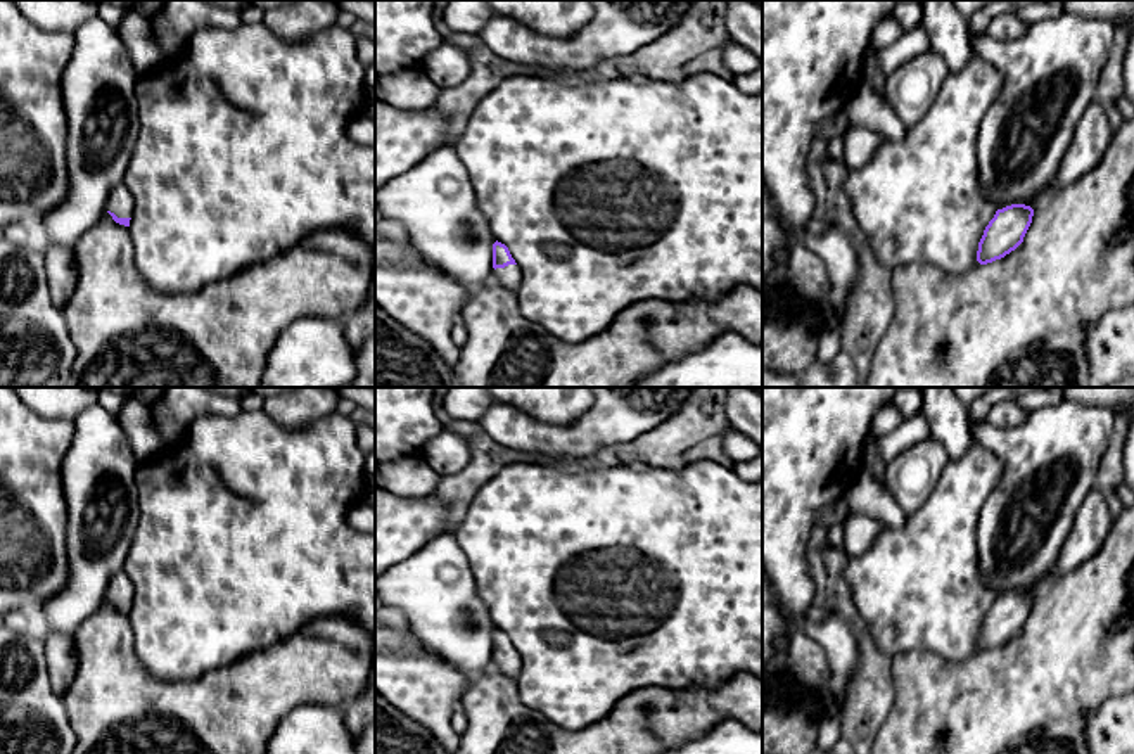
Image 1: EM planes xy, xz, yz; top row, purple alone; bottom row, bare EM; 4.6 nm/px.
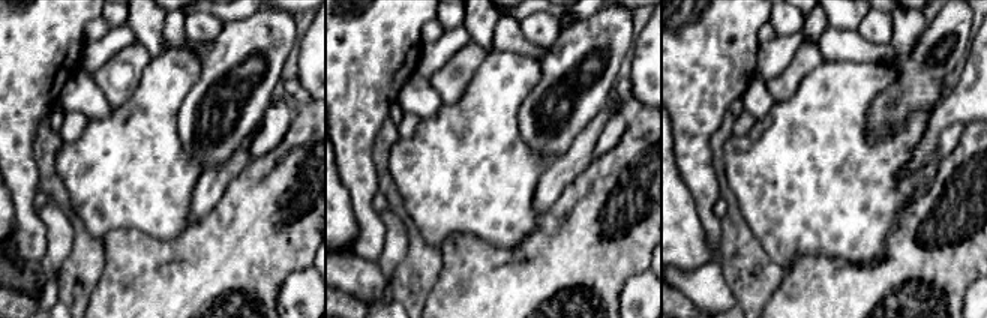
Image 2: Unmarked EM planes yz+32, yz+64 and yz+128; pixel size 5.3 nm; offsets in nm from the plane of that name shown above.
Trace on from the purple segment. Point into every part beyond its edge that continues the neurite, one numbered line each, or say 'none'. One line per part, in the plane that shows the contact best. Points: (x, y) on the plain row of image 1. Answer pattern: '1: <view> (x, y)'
1: xy (120, 588)

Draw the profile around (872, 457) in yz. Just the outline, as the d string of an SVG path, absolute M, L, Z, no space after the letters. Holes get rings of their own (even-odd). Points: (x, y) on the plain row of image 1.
M870 431L864 448L864 470L868 470L875 481L885 484L887 465L880 460L876 441L878 436Z

